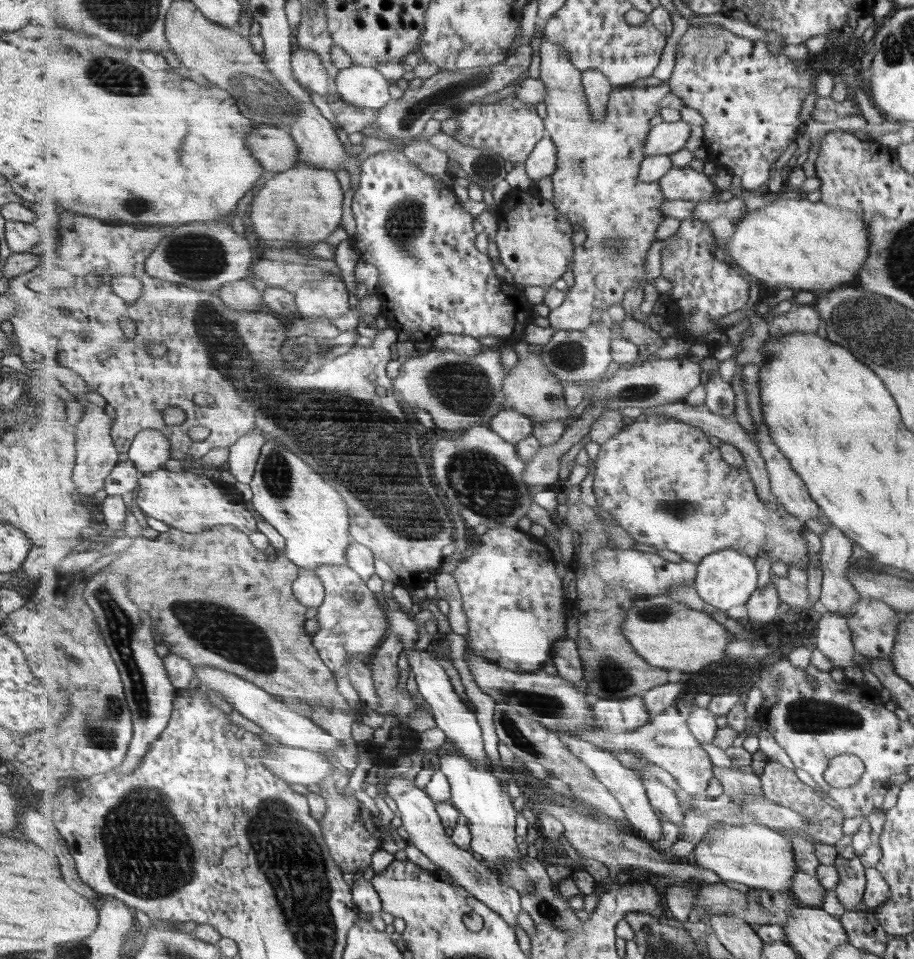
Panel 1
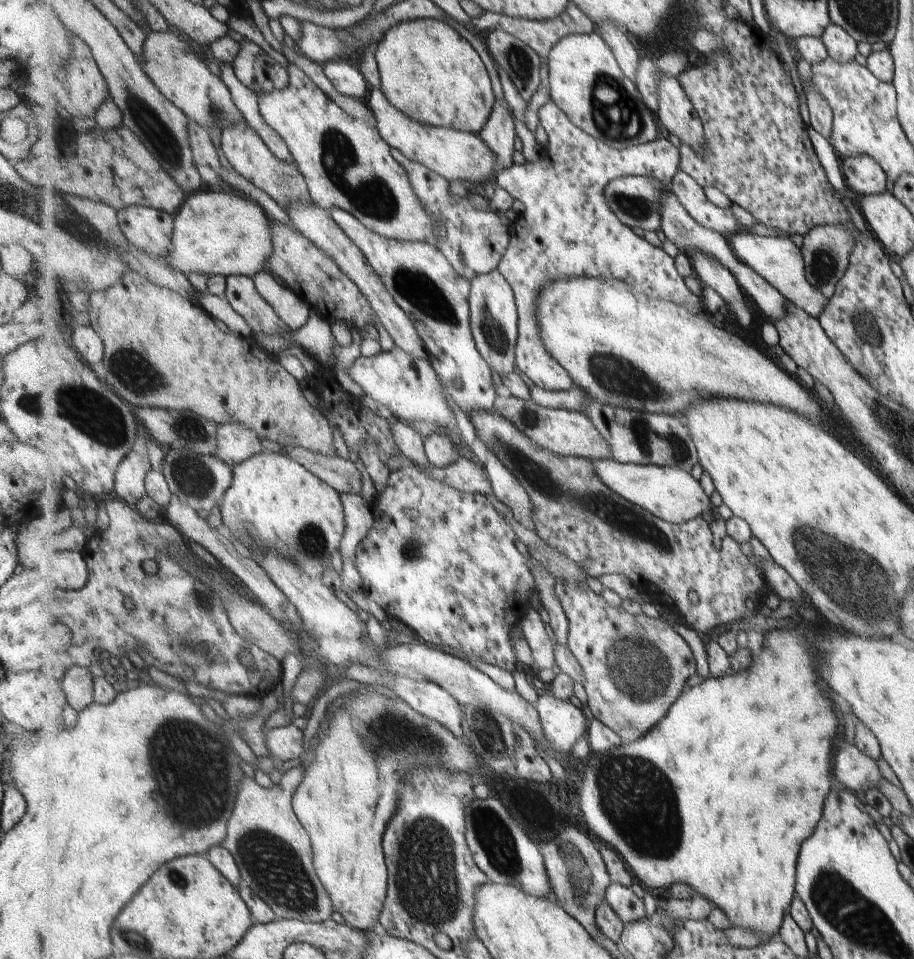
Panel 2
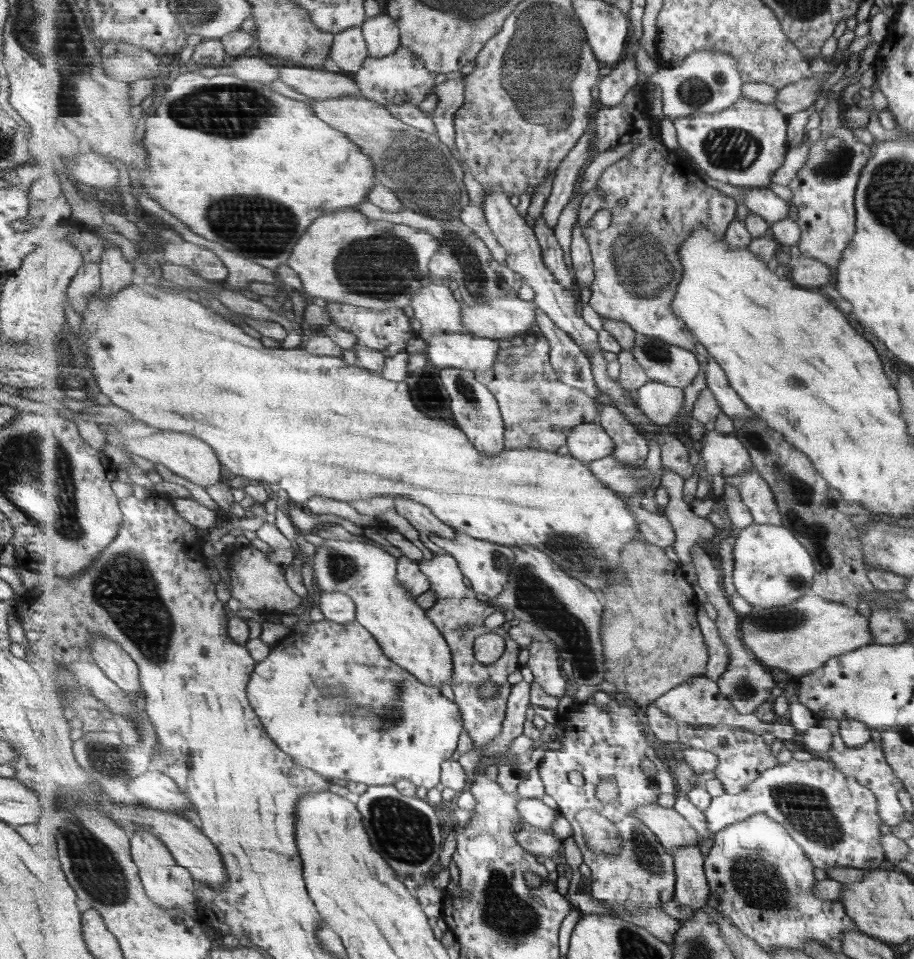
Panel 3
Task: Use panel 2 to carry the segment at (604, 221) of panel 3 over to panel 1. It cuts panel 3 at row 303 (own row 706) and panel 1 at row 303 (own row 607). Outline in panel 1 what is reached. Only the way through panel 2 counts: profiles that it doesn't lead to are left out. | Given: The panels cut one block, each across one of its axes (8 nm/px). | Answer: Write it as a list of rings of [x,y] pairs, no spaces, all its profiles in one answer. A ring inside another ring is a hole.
[[[543,36],[539,49],[540,80],[545,84],[547,97],[545,105],[547,117],[544,119],[546,132],[557,145],[557,170],[552,176],[555,200],[554,205],[586,234],[586,240],[575,248],[573,271],[574,285],[569,289],[565,302],[548,314],[550,327],[558,330],[583,330],[595,322],[601,322],[603,314],[611,310],[613,304],[623,302],[623,294],[630,286],[640,287],[644,290],[645,268],[644,260],[651,243],[657,241],[655,232],[663,222],[665,214],[661,210],[663,201],[667,196],[663,194],[658,182],[640,182],[638,175],[645,159],[645,141],[651,134],[653,126],[649,121],[661,108],[660,103],[672,93],[667,81],[661,85],[651,87],[622,86],[612,90],[607,117],[605,121],[595,122],[590,114],[590,107],[585,96],[582,84],[582,72],[571,62],[568,53]]]

